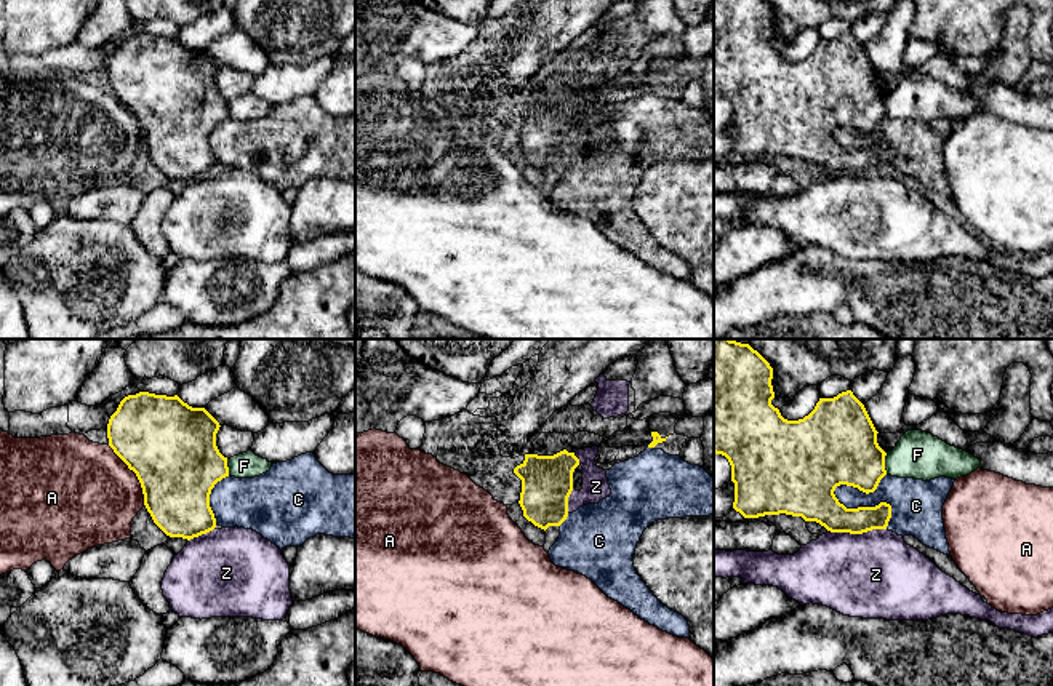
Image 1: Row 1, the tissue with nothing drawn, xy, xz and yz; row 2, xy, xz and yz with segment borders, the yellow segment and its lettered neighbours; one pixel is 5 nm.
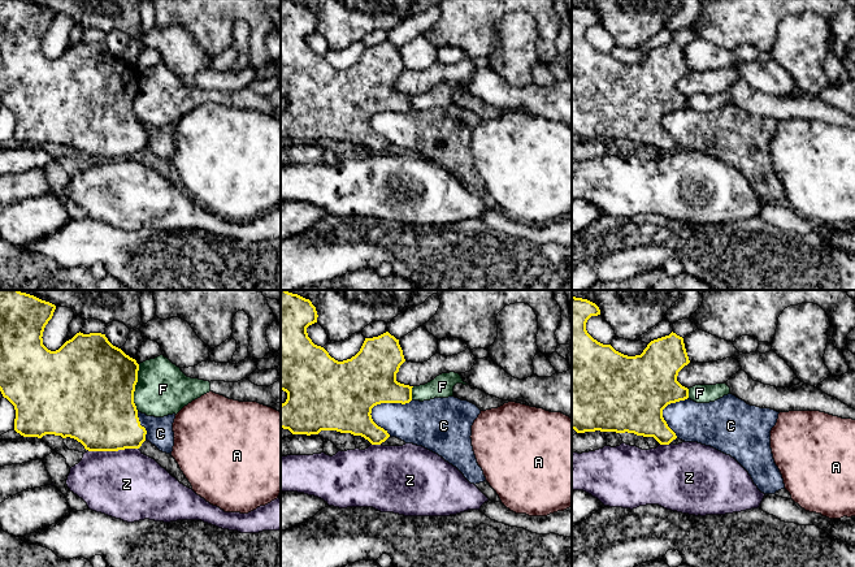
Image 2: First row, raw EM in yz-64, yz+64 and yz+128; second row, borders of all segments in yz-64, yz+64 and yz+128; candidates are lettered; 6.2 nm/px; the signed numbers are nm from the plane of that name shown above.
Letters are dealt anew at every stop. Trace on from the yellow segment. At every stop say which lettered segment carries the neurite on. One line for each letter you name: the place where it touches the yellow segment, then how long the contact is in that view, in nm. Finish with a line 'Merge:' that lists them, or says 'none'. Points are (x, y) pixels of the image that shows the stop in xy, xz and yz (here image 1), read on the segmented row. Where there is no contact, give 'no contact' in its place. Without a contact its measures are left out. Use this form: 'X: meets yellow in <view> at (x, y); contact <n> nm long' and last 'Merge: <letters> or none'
Merge: none

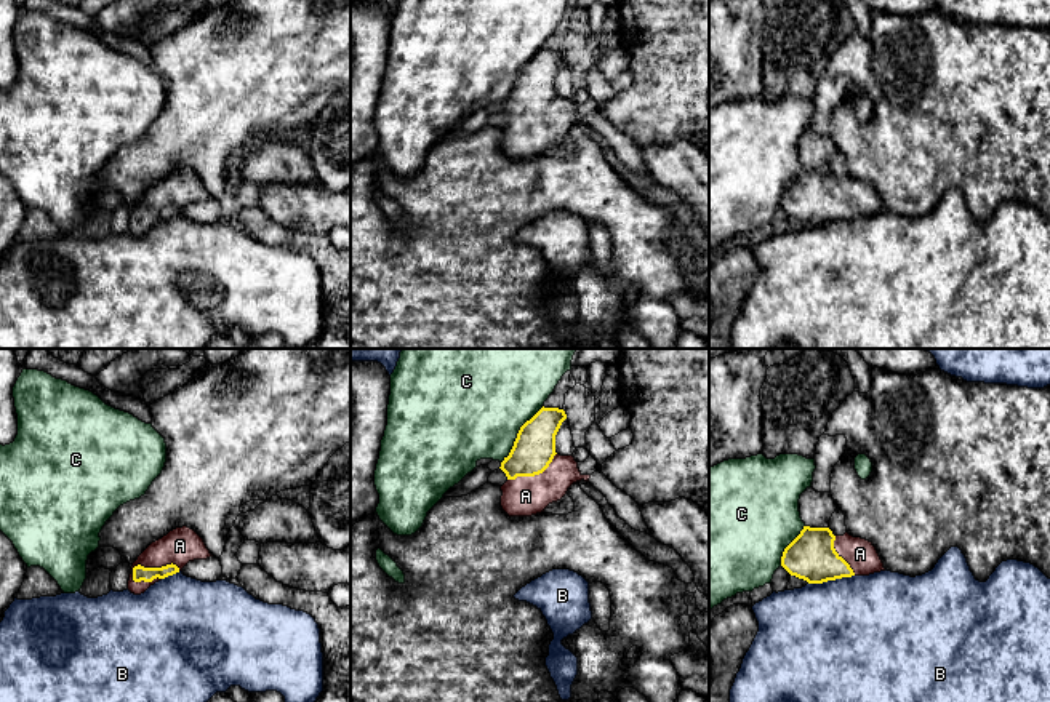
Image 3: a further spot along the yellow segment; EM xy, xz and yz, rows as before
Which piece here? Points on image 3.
A: meets yellow in xy at (151, 568); contact 260 nm long
Merge: A

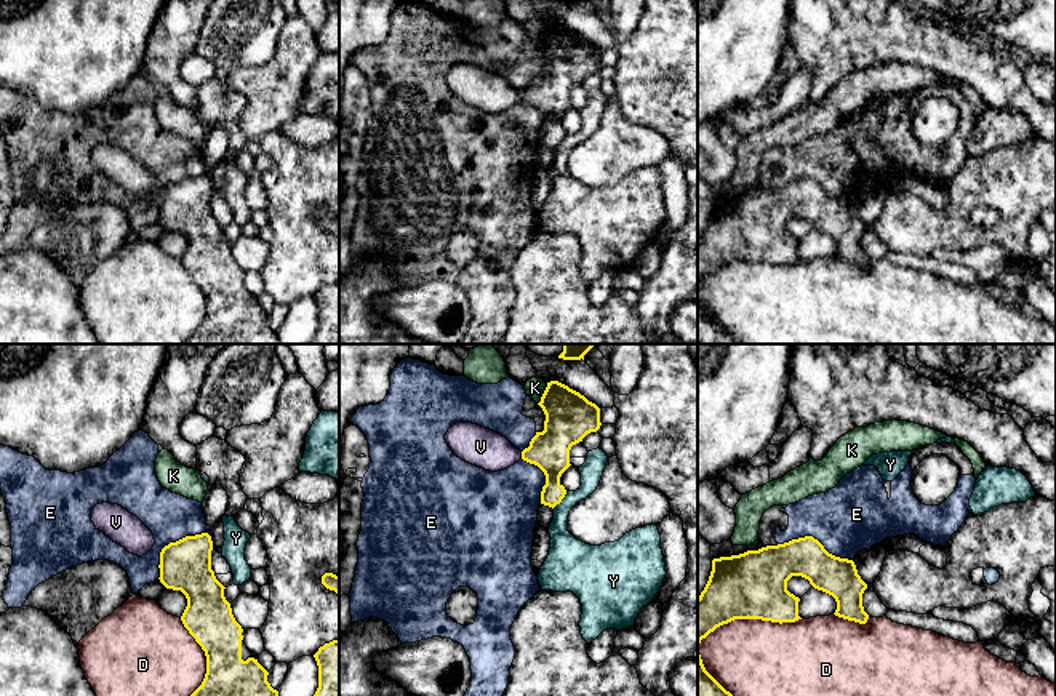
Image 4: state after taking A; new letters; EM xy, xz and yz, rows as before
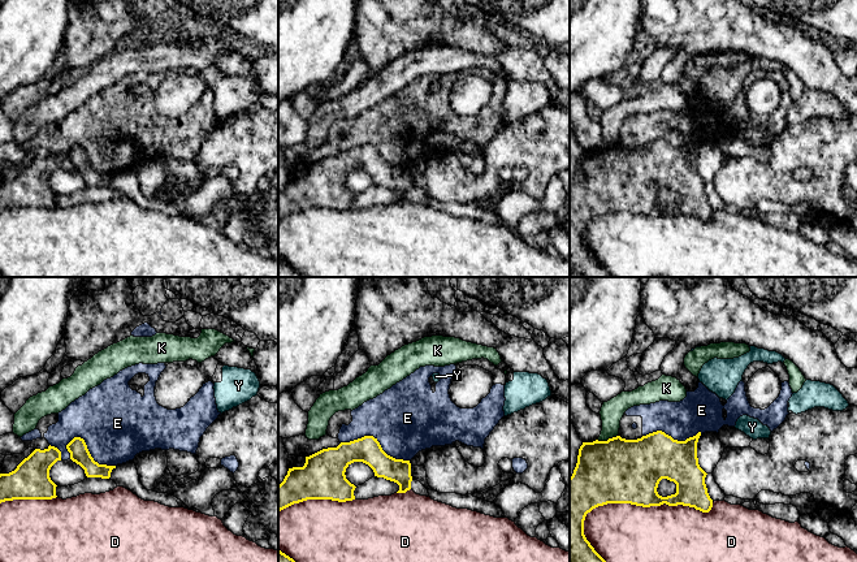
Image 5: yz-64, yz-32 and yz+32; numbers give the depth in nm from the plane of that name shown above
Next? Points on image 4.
V: meets yellow in xz at (522, 455); contact 40 nm long
Merge: V

